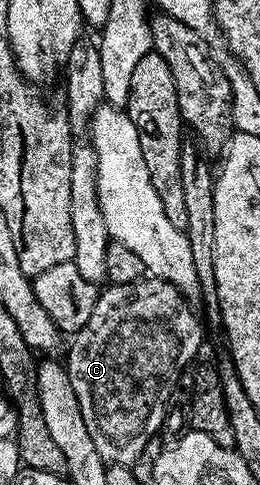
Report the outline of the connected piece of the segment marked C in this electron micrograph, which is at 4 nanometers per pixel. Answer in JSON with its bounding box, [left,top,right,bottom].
[65,278,203,465]

